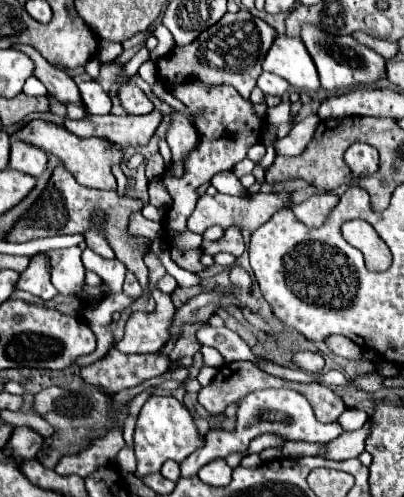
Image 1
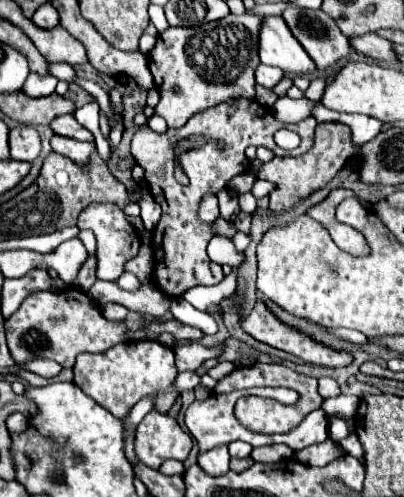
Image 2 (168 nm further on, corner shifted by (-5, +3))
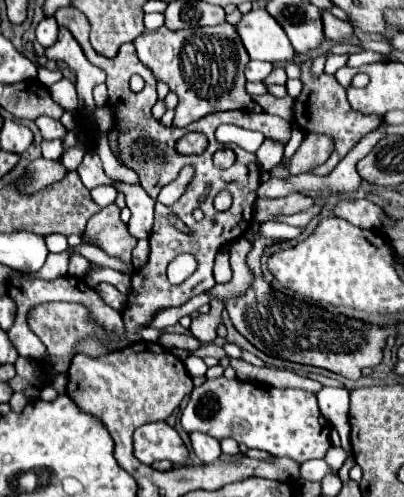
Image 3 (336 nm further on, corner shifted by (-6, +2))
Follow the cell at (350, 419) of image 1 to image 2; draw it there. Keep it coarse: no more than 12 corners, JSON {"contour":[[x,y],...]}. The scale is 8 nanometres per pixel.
{"contour":[[329,419],[329,437],[341,441],[349,435],[343,419]]}

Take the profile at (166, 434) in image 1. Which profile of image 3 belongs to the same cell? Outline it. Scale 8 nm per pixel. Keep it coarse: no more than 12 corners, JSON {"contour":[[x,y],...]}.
{"contour":[[148,422],[134,432],[144,464],[188,462],[188,448],[170,424]]}

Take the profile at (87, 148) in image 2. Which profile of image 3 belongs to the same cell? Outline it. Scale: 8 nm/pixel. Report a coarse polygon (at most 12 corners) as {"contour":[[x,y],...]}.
{"contour":[[44,140],[42,156],[56,160],[62,154],[62,140]]}

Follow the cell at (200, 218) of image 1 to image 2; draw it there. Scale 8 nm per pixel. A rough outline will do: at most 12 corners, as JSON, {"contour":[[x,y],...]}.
{"contour":[[205,195],[199,217],[211,223],[219,217],[215,195]]}

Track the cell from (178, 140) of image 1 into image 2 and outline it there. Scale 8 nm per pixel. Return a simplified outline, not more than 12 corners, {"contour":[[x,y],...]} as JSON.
{"contour":[[259,15],[157,33],[167,127],[255,97]]}

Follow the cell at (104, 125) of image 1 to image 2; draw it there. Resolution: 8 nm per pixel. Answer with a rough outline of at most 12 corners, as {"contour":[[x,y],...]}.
{"contour":[[73,115],[55,117],[49,125],[55,135],[93,141]]}

